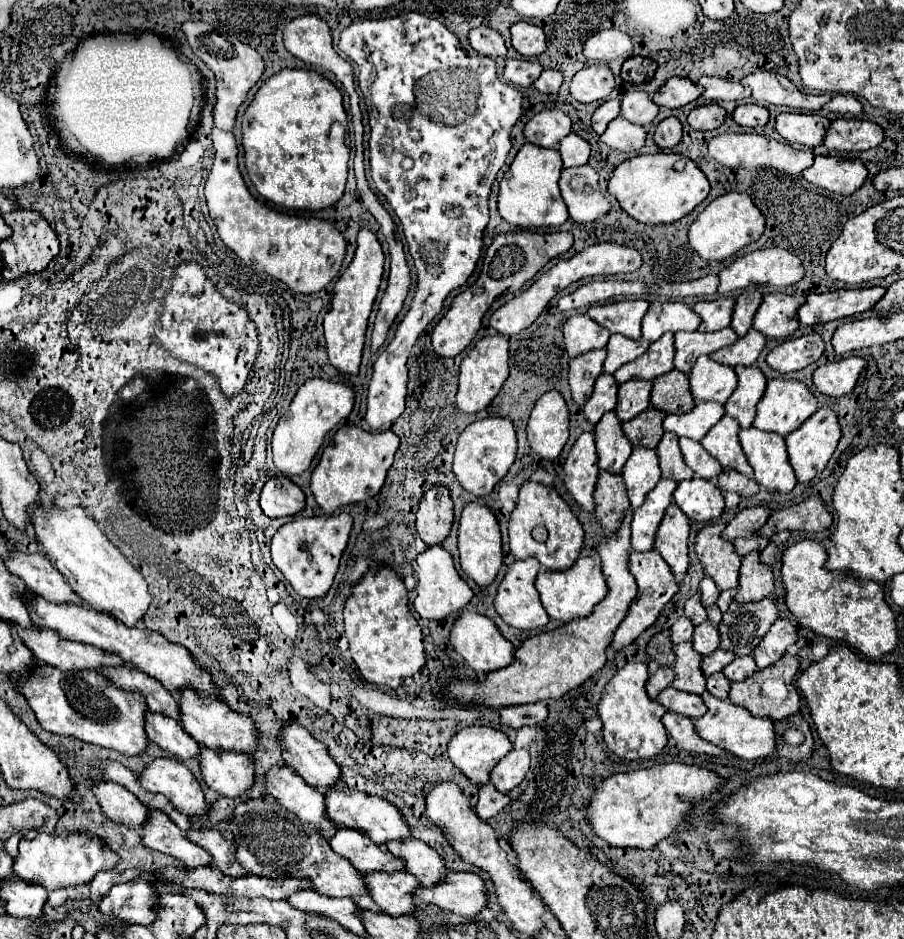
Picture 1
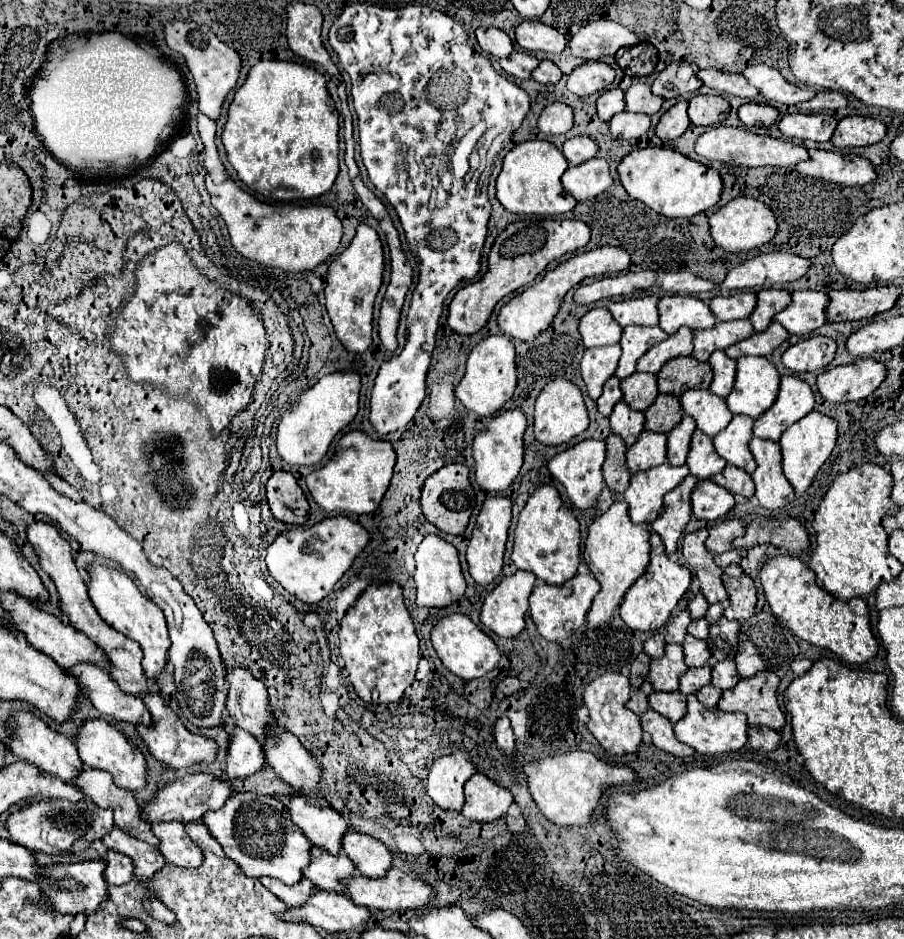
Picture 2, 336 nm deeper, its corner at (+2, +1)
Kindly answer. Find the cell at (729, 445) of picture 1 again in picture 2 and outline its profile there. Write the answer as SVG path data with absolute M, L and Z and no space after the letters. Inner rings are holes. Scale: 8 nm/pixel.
M734 415L730 425L714 437L714 447L720 457L724 457L730 465L740 467L748 473L754 473L756 461L748 449L752 439L754 419L746 415Z

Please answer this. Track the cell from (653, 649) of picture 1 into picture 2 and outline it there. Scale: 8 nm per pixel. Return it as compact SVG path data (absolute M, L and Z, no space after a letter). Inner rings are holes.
M640 653L632 665L630 665L630 685L632 689L640 689L640 685L646 681L648 675L648 667L650 667L650 657L646 653Z

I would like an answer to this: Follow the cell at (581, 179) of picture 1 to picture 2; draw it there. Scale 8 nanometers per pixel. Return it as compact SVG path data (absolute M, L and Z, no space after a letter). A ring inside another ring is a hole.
M598 157L576 167L570 165L562 175L562 185L576 201L594 199L612 185L610 165L606 159Z

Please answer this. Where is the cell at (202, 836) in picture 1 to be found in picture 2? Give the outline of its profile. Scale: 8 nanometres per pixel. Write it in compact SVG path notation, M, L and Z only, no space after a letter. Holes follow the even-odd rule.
M152 823L152 833L160 839L158 851L164 855L166 863L178 867L198 867L202 863L200 849L188 839L184 823Z

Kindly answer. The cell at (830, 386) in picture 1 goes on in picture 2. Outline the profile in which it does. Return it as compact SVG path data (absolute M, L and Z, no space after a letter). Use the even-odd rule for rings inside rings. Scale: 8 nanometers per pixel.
M858 359L818 375L818 391L832 403L860 401L874 393L886 377L886 367L874 359Z

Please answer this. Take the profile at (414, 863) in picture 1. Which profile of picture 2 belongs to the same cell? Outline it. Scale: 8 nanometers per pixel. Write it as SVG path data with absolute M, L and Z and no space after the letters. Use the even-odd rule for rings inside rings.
M350 829L342 837L342 851L350 857L358 875L384 877L386 871L390 869L392 853L388 851L388 847L382 841L378 841L370 835Z

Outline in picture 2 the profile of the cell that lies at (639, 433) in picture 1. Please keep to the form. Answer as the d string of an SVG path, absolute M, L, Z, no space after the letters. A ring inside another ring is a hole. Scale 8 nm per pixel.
M658 395L654 405L646 409L644 415L646 415L646 429L658 433L672 431L684 417L682 405L676 395Z

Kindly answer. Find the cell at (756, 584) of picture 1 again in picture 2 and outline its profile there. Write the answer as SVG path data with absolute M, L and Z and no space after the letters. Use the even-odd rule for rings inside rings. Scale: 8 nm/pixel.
M728 565L722 573L722 583L730 597L730 607L724 611L726 619L744 621L754 615L756 607L756 585L742 571L740 565Z

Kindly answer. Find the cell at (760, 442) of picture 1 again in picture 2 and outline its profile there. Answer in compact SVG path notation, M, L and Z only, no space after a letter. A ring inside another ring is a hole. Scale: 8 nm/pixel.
M754 437L750 451L758 463L752 479L756 483L756 499L766 509L786 507L796 499L796 493L782 473L782 451L774 441Z

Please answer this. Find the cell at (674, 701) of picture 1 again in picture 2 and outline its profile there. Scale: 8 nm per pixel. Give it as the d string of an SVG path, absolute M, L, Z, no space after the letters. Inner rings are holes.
M652 691L648 695L648 701L650 701L650 709L664 715L672 723L680 721L682 715L686 715L686 695L682 695L680 691L672 691L672 693Z

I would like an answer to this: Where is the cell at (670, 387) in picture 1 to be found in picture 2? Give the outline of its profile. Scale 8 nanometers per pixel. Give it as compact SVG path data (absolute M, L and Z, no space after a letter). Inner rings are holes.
M674 357L668 361L658 377L658 391L680 397L688 389L708 389L712 383L710 363L700 363L694 357Z

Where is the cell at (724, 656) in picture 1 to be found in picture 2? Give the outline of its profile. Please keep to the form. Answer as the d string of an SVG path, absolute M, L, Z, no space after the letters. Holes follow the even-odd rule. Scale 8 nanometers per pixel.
M698 667L698 669L688 669L682 677L680 677L680 693L690 695L696 693L698 689L702 689L704 685L710 683L710 667Z

